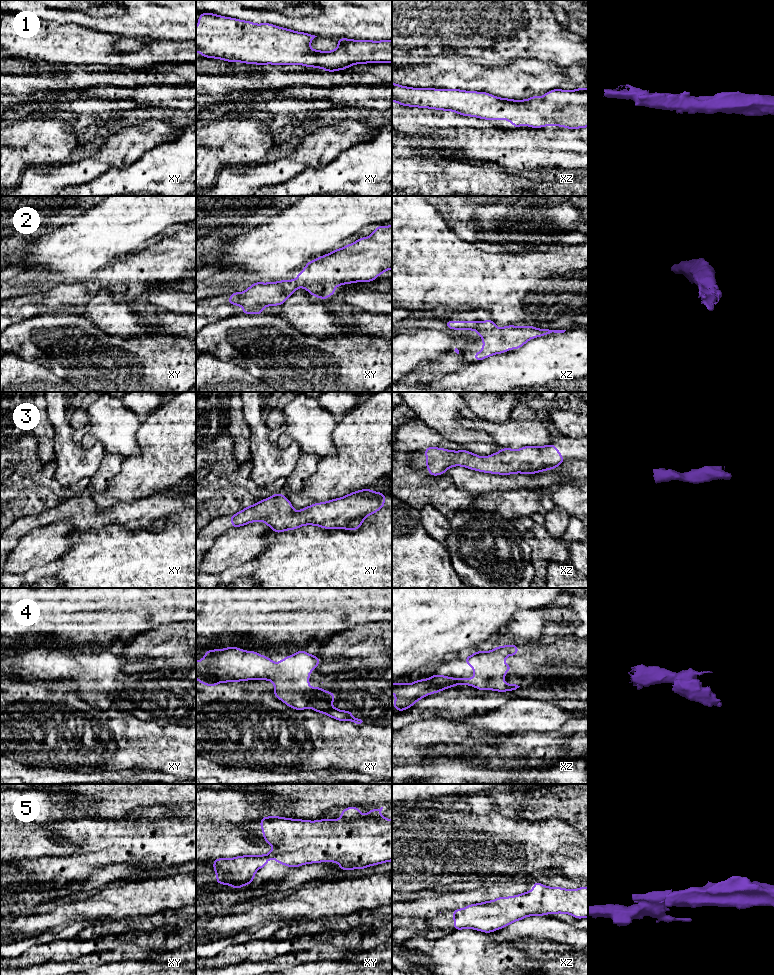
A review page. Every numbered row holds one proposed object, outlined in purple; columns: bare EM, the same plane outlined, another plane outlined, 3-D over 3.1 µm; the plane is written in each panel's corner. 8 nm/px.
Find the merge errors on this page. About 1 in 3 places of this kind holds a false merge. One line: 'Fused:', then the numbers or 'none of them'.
Fused: none of them

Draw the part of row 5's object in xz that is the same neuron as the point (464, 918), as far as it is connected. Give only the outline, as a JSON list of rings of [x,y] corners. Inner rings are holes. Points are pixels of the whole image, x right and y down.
[[[534,881],[534,888],[531,891],[511,897],[498,897],[492,901],[471,904],[452,912],[455,931],[469,928],[486,933],[504,928],[527,916],[564,913],[582,919],[588,917],[588,887],[581,886],[578,889],[569,890],[561,887],[547,887]]]

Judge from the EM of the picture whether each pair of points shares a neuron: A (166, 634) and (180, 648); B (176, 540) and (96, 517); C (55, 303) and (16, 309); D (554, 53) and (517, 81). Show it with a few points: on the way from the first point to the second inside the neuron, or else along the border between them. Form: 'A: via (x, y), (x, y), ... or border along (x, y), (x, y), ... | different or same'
A: via (169, 637), (177, 645) | same
B: border along (113, 524), (129, 528), (160, 529) | different
C: via (45, 305), (26, 306) | same
D: border along (536, 59), (566, 67) | different

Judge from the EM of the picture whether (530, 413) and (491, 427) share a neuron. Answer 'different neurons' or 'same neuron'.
same neuron

